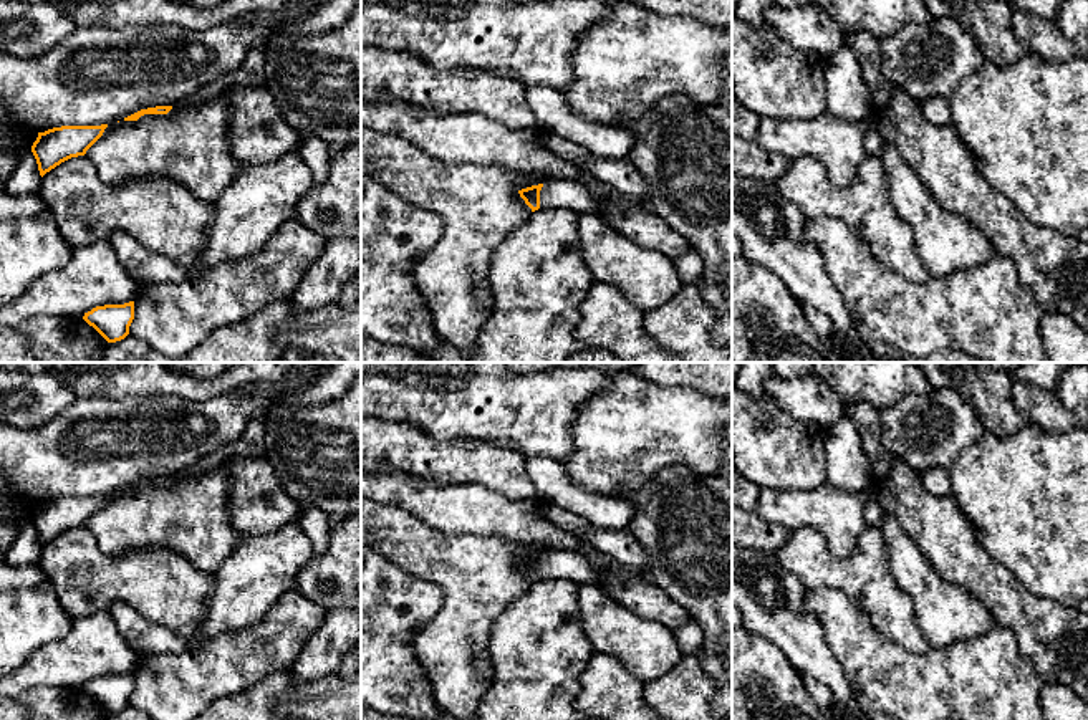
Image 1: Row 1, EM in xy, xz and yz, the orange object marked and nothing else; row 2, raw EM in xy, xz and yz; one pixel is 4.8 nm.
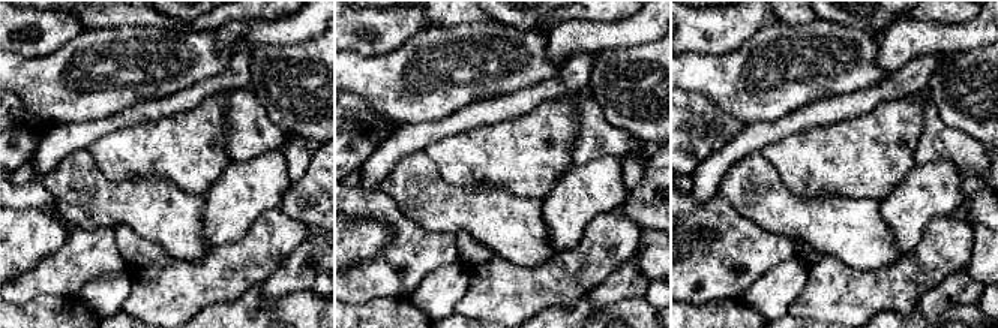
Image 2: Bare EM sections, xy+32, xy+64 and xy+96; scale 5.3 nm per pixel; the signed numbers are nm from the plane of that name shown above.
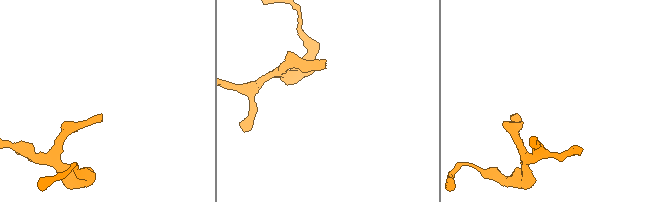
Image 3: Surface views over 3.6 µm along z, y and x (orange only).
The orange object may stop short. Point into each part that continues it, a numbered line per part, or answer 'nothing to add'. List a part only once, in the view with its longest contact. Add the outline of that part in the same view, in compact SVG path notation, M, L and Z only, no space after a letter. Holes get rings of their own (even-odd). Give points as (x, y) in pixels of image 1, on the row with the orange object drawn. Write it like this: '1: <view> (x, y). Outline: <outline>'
1: xz (555, 194). Outline: M548 180L540 190L540 209L568 209L576 214L601 210L603 204L575 180Z

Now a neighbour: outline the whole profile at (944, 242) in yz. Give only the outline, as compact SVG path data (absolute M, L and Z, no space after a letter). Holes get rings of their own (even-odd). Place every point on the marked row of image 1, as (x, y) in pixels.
M888 141L878 157L886 172L894 212L912 228L916 253L931 278L972 271L997 255L977 227L946 212L934 200Z

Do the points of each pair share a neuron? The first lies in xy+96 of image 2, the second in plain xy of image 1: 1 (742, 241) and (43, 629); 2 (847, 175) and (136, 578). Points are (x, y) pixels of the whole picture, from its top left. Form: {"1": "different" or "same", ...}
{"1": "different", "2": "different"}

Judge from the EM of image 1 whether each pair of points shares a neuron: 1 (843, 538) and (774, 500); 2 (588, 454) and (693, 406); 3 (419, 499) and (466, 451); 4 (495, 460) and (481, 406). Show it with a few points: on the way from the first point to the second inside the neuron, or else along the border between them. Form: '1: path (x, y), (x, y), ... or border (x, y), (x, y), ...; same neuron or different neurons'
1: path (827, 522), (813, 508), (790, 508); same neuron
2: path (615, 446), (633, 427), (666, 426); same neuron
3: border (398, 469), (439, 485), (474, 482); different neurons
4: border (451, 437), (492, 437), (495, 441); different neurons

